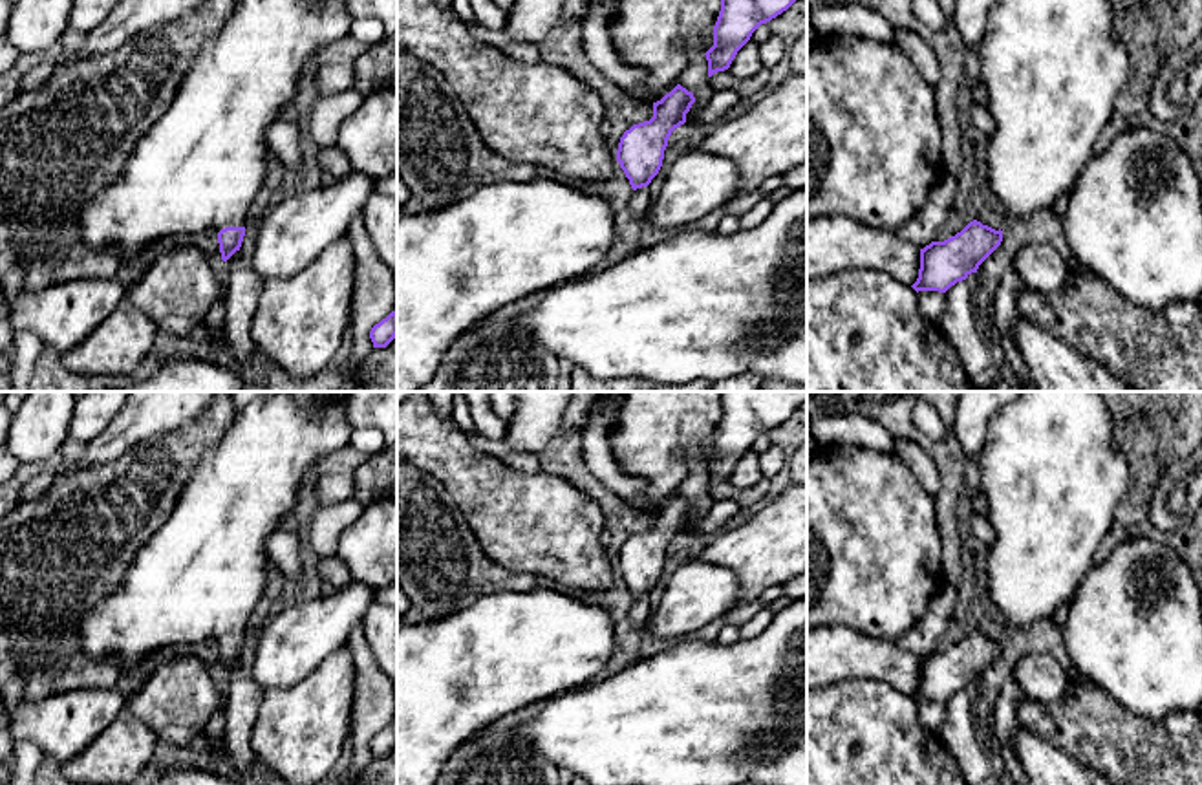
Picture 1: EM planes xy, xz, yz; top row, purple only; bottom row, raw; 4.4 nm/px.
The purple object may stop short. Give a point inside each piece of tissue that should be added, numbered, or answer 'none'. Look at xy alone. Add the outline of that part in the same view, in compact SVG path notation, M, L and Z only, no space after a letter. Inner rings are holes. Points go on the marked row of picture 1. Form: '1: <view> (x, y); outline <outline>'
1: xy (198, 169); outline M236 0L225 24L196 55L168 110L135 145L123 172L84 203L79 214L82 243L91 249L112 247L121 263L163 240L245 227L249 205L265 177L265 128L282 108L293 106L298 79L309 71L315 51L348 37L351 24L344 0Z

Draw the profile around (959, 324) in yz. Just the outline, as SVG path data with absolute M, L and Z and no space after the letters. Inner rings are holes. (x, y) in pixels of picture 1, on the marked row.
M966 280L957 282L946 291L946 309L939 328L959 353L970 381L979 388L990 388L1001 366L979 333L971 291Z

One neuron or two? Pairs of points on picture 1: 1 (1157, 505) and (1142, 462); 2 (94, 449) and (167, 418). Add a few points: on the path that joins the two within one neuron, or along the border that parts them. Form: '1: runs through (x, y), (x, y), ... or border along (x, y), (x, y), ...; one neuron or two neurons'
1: border along (1180, 460), (1148, 505), (1160, 531); two neurons
2: runs through (112, 443), (139, 418), (149, 418); one neuron

